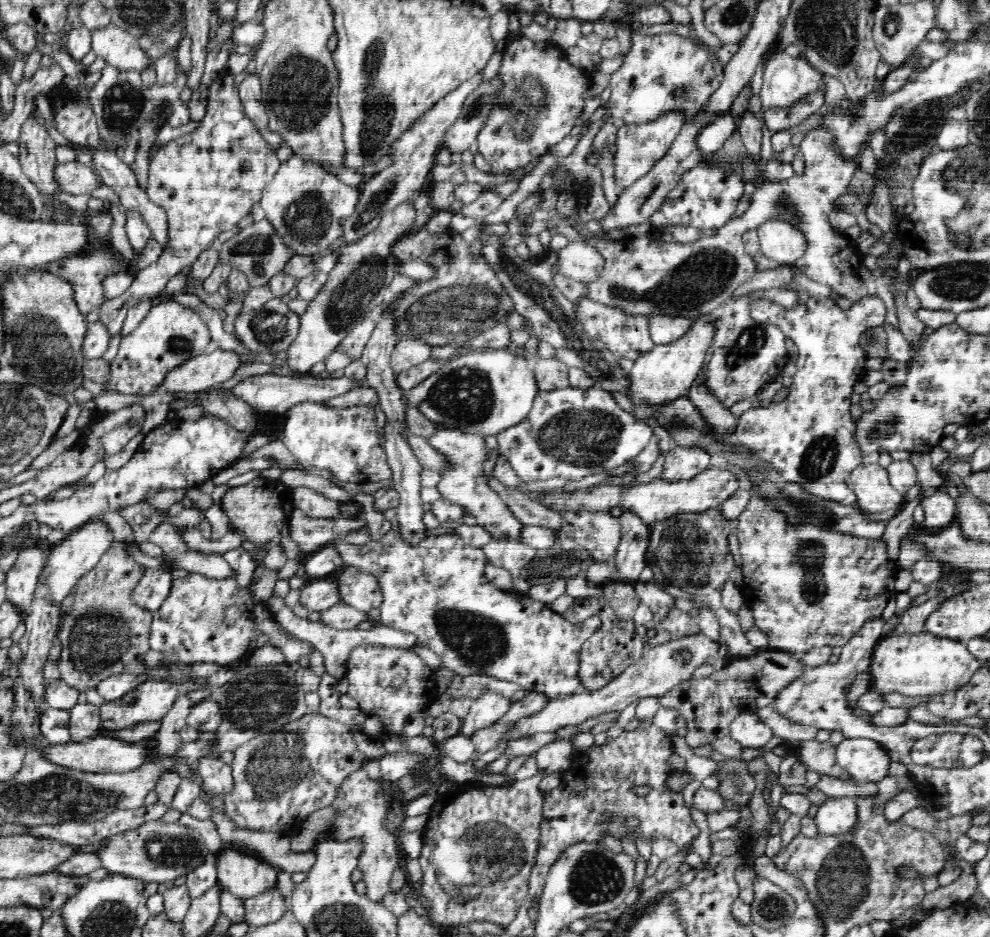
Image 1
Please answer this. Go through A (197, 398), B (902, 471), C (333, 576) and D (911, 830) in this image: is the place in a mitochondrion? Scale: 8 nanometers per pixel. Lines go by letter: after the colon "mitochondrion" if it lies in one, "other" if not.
A: other
B: other
C: other
D: other

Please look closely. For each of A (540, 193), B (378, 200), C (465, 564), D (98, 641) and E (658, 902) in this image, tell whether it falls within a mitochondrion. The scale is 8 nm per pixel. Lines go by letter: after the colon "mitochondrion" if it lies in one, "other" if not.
A: other
B: mitochondrion
C: other
D: mitochondrion
E: other

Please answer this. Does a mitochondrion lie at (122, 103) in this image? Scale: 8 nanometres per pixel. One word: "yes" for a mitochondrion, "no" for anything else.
yes

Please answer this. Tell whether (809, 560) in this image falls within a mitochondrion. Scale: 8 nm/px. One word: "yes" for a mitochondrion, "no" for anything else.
yes

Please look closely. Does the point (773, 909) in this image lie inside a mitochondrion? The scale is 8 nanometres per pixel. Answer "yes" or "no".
yes

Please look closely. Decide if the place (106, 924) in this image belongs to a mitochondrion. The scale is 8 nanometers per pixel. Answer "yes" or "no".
yes

